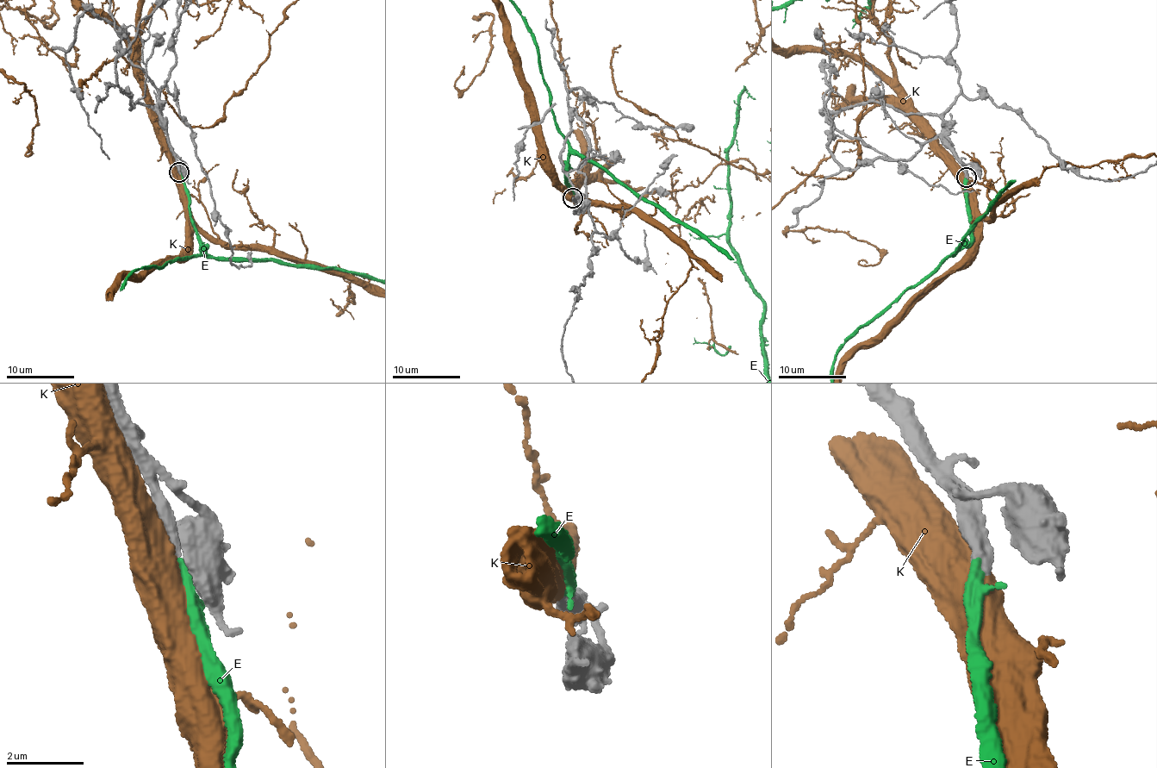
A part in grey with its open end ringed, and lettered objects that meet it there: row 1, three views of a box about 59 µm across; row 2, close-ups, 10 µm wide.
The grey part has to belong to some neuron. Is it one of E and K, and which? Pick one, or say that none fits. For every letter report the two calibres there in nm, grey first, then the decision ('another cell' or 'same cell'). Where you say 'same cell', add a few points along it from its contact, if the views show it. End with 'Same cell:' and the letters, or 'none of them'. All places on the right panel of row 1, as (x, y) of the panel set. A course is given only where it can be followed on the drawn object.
E: 420 nm thick on the grey side, 300 nm on the other; same cell
K: 500 nm thick on the grey side, 750 nm on the other; another cell
Same cell: E

